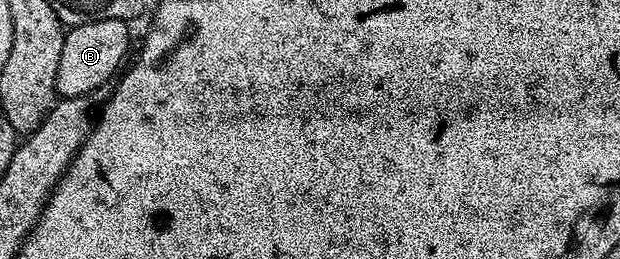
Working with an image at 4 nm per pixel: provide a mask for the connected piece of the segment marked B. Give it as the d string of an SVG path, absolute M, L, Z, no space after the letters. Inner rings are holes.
M96 20L69 27L60 52L60 68L56 68L57 97L84 98L93 95L93 90L100 89L114 73L117 75L123 69L127 61L126 53L130 50L128 27L126 22L120 20Z

